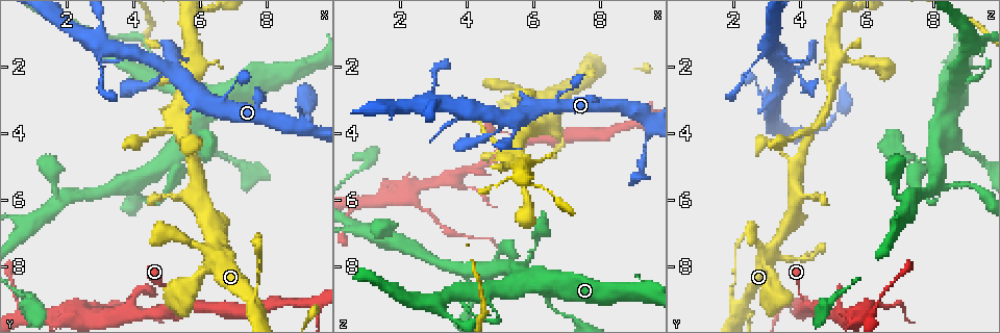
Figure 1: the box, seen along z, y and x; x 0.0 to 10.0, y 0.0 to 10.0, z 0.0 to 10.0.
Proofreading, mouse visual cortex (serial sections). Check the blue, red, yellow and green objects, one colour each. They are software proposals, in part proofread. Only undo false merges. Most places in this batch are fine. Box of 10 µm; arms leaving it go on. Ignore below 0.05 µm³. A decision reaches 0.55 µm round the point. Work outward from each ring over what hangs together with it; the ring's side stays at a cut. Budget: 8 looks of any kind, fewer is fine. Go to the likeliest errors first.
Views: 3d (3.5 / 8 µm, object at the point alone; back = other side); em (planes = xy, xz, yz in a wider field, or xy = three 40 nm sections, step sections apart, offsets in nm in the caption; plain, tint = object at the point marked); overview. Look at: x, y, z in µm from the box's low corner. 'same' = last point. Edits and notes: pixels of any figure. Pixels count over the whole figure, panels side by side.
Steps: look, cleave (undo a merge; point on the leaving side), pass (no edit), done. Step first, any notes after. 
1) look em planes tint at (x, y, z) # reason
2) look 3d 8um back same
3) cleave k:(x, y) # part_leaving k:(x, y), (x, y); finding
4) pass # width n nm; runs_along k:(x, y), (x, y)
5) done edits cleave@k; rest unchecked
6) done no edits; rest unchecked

look 3d 8um at (2.85, 1.15, 3.10) # a narrow waist

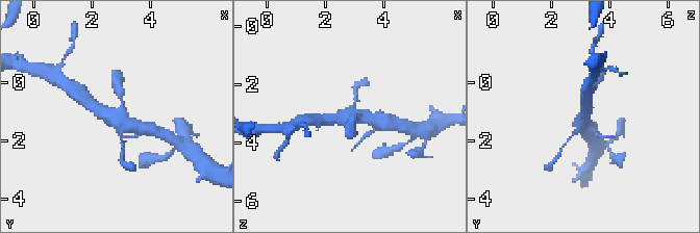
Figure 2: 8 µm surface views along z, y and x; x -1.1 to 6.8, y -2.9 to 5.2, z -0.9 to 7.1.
look 3d 3.5um same

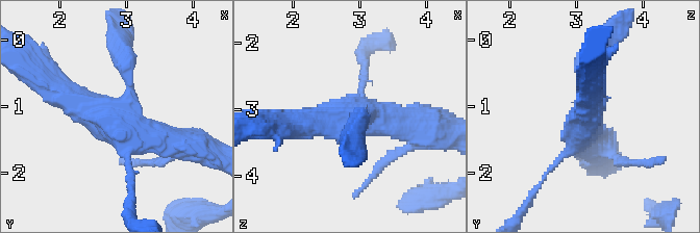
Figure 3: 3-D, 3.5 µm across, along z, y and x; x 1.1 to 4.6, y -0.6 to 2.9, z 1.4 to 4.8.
pass # runs_along 3:(174, 144), (52, 85); continuous, no second cell

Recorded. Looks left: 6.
look 3d 3.5um at (2.15, 9.30, 5.90) # four-way junction

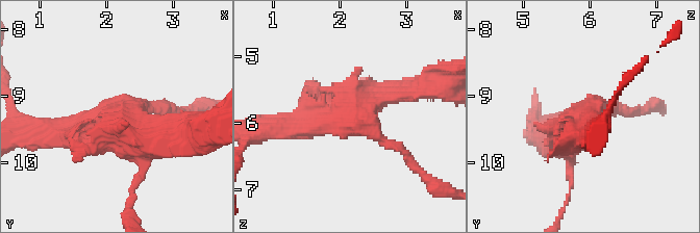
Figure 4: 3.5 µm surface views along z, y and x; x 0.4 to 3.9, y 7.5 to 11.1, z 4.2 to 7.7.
look em xy step 2 tint at (2.15, 9.35, 5.85) # need the tissue

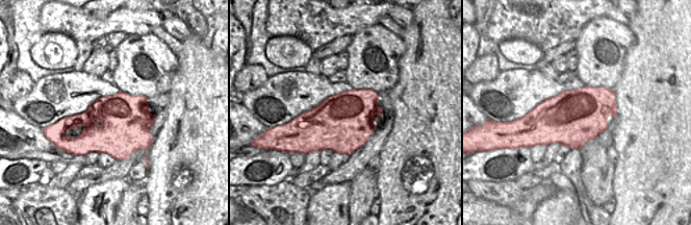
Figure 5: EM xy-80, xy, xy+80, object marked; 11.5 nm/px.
pass # arm_widths 150, 200, 300, 300 nm; runs_along 4:(409, 89), (288, 129); one cell here

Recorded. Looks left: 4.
look 3d 3.5um back at (6.10, 3.20, 8.45)

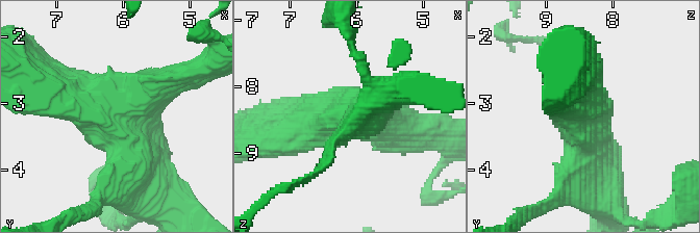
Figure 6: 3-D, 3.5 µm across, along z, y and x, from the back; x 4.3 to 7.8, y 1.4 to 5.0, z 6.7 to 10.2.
look em xy step 5 tint at (6.15, 3.20, 8.40) # need the tissue

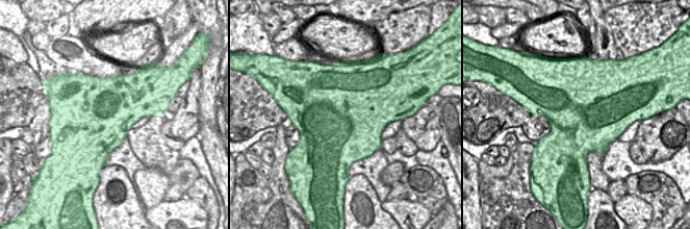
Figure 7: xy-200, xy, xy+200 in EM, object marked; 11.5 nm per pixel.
pass # all the same cell

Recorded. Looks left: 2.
done no edits; rest unchecked

